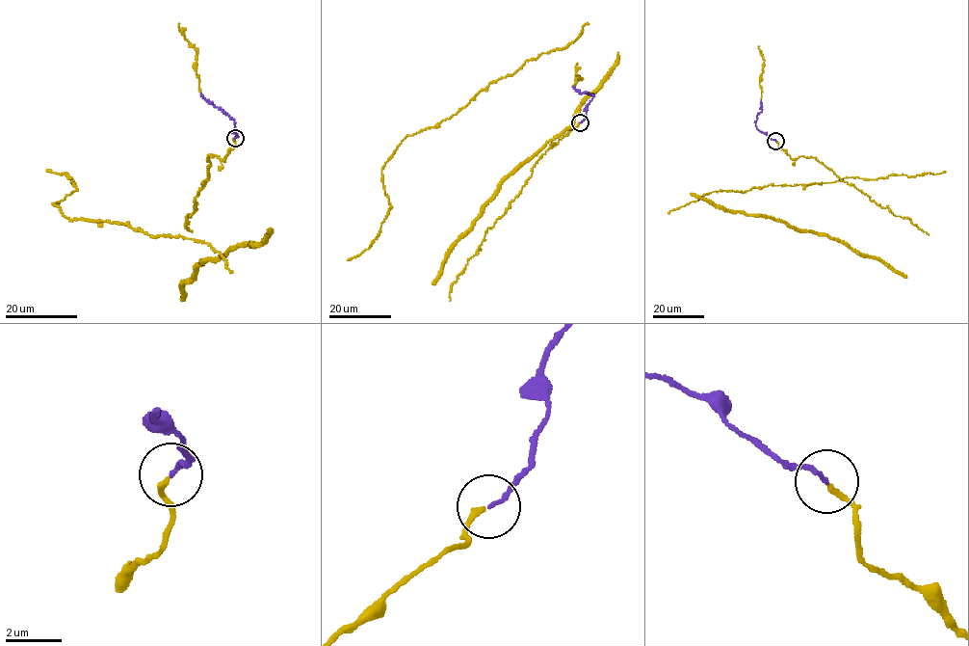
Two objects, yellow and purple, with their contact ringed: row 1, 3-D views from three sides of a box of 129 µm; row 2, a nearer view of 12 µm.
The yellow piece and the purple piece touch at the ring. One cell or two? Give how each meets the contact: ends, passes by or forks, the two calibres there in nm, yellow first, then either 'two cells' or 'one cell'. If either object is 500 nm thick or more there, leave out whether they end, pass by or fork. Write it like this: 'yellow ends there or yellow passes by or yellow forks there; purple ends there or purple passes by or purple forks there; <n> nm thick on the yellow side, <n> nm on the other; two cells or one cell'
yellow ends there; purple ends there; 180 nm thick on the yellow side, 140 nm on the other; one cell

